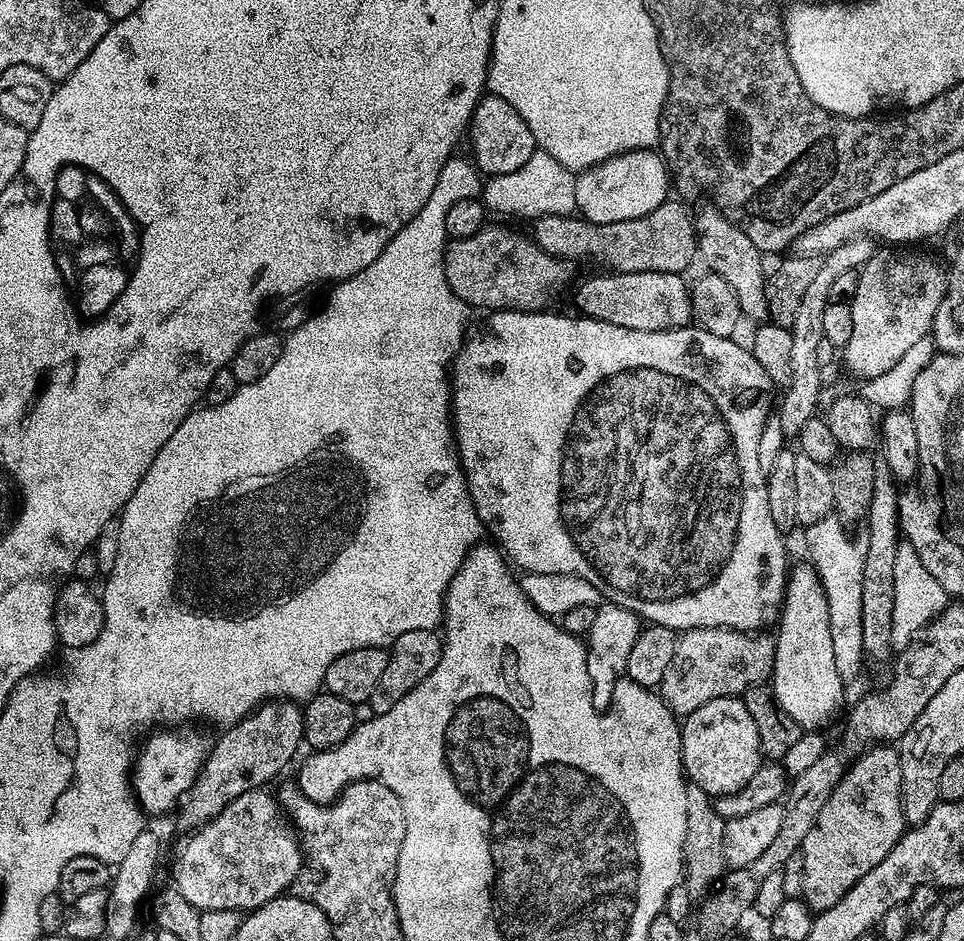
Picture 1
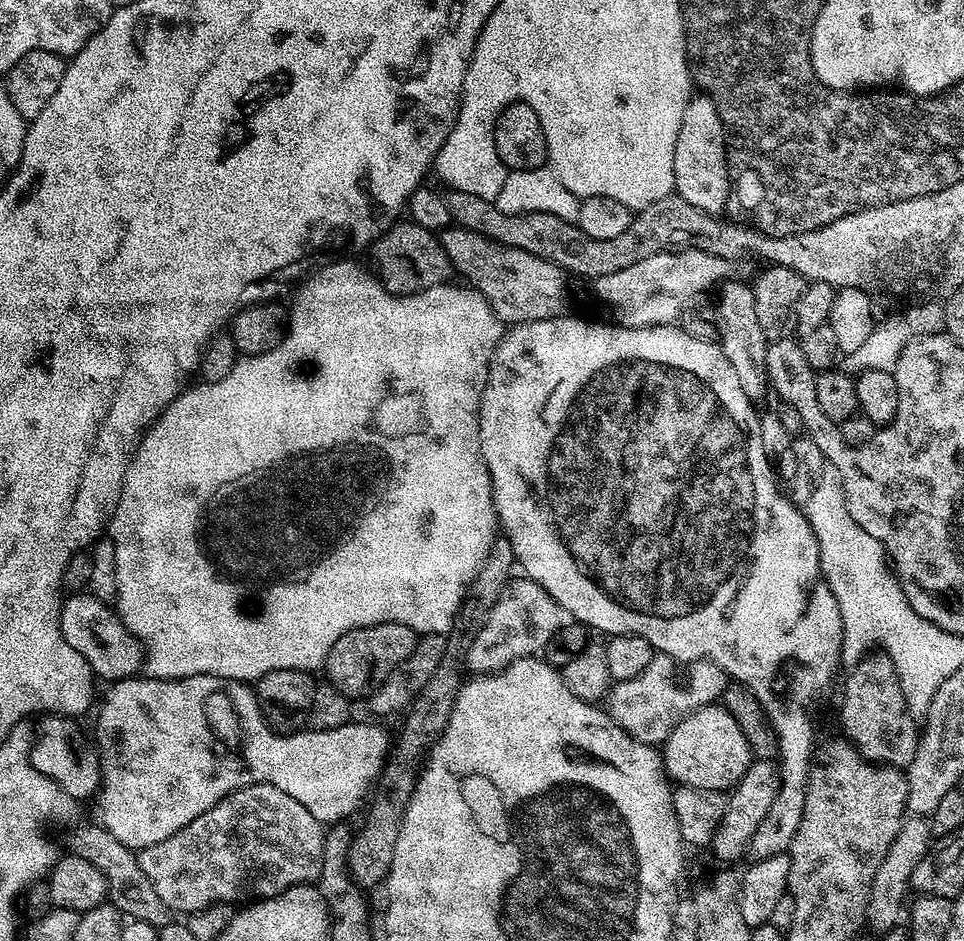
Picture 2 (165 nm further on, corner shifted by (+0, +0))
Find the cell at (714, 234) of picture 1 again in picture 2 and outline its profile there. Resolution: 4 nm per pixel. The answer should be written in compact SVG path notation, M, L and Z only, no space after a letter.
M693 95L682 110L682 126L674 146L674 182L675 195L706 214L720 216L728 207L728 149L718 106L709 96Z

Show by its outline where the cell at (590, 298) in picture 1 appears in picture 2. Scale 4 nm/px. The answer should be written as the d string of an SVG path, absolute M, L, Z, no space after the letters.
M449 226L438 236L442 250L446 250L446 258L453 269L456 268L465 276L467 283L475 288L485 304L494 310L500 323L505 326L513 324L529 324L539 320L549 320L555 316L563 316L568 308L569 273L559 268L554 262L538 258L526 250L518 250L514 246L506 246L502 242L494 242L482 234L473 232L470 228Z

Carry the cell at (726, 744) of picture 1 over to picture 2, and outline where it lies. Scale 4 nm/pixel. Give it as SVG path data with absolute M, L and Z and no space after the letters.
M715 703L691 712L689 716L682 718L682 722L678 722L674 726L671 734L664 739L662 759L669 781L686 788L724 792L735 788L736 783L742 778L742 774L746 774L746 770L752 765L754 757L746 742L746 734L742 734L742 726L738 726L738 722L734 722L734 714L730 714L719 703Z

